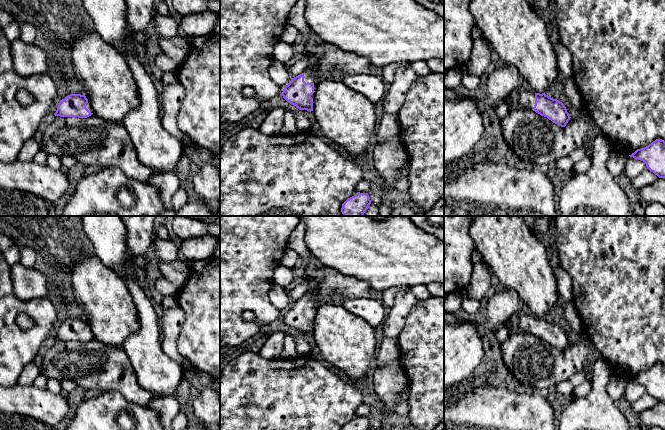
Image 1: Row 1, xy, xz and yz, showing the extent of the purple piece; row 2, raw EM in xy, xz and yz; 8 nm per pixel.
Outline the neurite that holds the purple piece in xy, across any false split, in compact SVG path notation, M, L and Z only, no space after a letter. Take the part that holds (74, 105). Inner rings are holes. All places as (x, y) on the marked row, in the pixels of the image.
M70 94L60 100L55 116L87 118L93 114L93 109L85 95Z

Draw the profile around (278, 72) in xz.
M273 59L272 64L268 68L270 79L277 85L285 87L291 81L289 68L286 64Z

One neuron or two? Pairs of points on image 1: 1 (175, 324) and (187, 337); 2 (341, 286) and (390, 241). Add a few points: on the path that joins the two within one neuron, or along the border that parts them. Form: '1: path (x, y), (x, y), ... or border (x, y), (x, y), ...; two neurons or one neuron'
1: border (181, 307), (184, 323), (177, 340), (181, 355); two neurons
2: border (330, 267), (344, 274), (363, 279), (372, 288); two neurons

